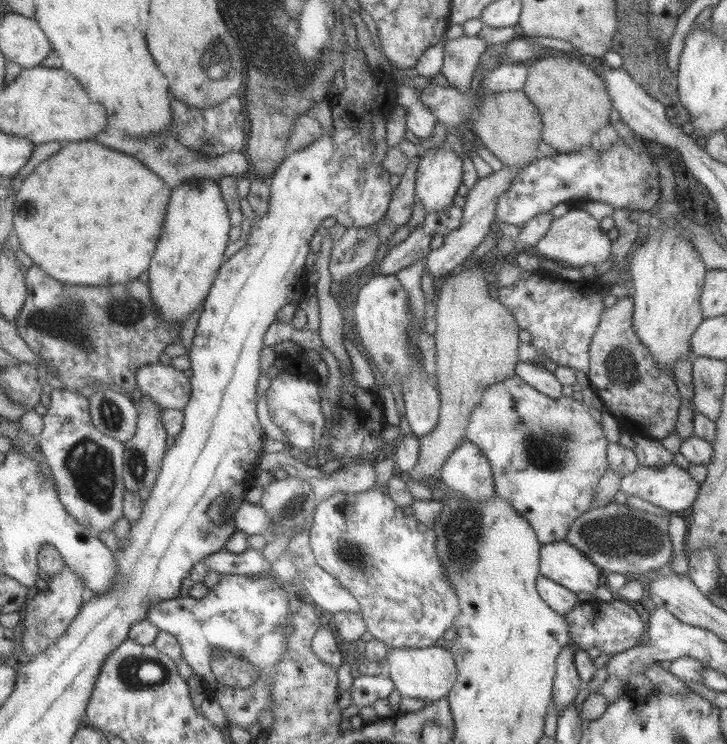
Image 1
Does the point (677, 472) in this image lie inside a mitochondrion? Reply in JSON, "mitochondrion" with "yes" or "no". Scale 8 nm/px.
{"mitochondrion":"no"}

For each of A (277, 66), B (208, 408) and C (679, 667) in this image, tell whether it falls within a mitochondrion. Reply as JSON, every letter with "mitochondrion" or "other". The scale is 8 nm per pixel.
{"A":"mitochondrion","B":"other","C":"other"}

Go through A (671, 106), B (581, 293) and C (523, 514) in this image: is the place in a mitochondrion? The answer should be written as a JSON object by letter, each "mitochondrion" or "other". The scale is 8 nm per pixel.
{"A":"other","B":"other","C":"other"}

